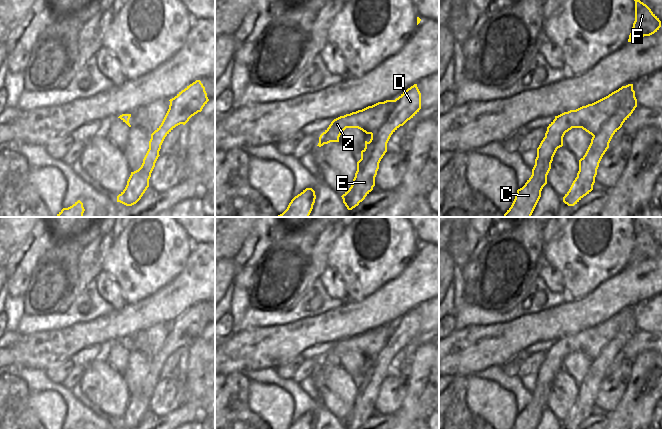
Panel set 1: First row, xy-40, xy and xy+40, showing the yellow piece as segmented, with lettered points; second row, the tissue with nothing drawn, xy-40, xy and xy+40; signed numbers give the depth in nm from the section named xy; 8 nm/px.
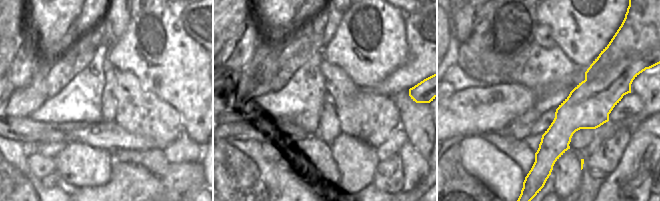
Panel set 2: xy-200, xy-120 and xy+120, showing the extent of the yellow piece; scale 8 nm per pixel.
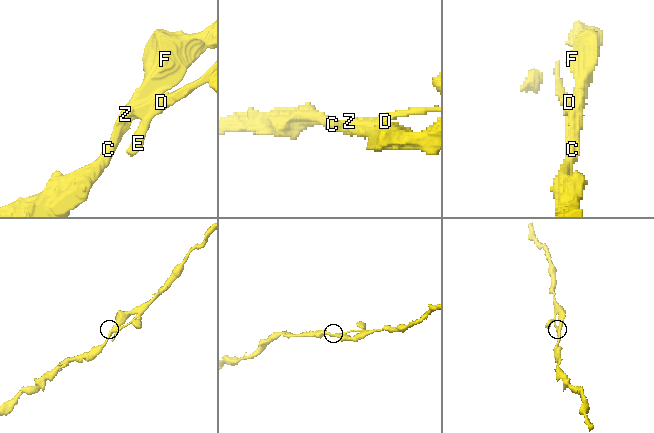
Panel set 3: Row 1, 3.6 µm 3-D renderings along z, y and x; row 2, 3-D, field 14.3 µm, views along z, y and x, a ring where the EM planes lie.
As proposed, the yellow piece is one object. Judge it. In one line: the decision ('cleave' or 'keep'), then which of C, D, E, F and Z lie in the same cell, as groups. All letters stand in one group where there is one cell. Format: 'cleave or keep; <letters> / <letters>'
cleave; C F Z / D E

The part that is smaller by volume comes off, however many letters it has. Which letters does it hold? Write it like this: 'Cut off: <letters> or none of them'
Cut off: D, E

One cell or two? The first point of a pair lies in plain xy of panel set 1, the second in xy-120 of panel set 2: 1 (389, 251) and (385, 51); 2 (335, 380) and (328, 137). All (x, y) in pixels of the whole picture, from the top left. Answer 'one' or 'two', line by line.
1: one
2: two

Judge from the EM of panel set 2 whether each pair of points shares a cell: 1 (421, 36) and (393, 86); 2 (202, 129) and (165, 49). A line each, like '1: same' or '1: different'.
1: same
2: same

